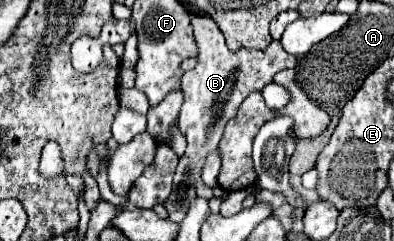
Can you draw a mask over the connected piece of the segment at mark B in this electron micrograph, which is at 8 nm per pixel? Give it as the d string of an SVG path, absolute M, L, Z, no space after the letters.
M193 16L191 18L193 30L195 30L195 42L199 48L199 62L193 70L183 74L181 86L185 94L185 102L179 112L179 130L187 138L187 150L179 158L179 166L173 178L173 192L165 200L165 208L169 212L169 220L179 224L191 200L195 194L195 180L201 176L203 162L209 152L213 152L219 146L221 134L225 124L237 114L241 102L255 90L263 90L265 84L273 80L273 76L279 70L295 68L295 56L287 54L279 40L271 40L271 44L265 50L249 50L241 48L237 52L231 52L225 44L225 38L219 30L219 26L213 22L211 16Z

